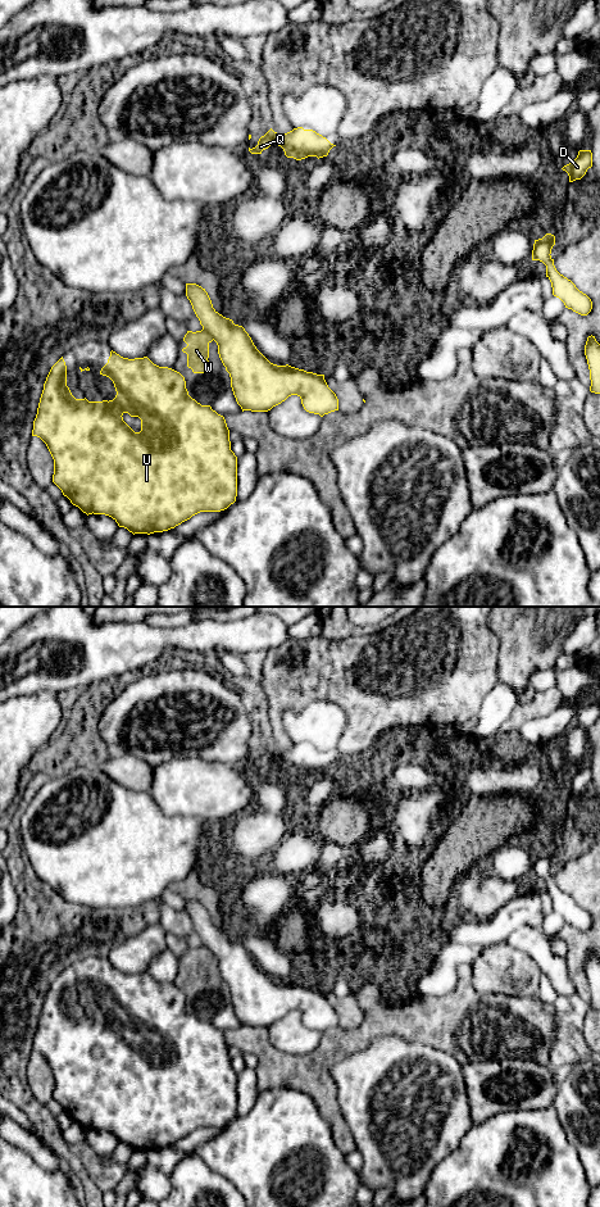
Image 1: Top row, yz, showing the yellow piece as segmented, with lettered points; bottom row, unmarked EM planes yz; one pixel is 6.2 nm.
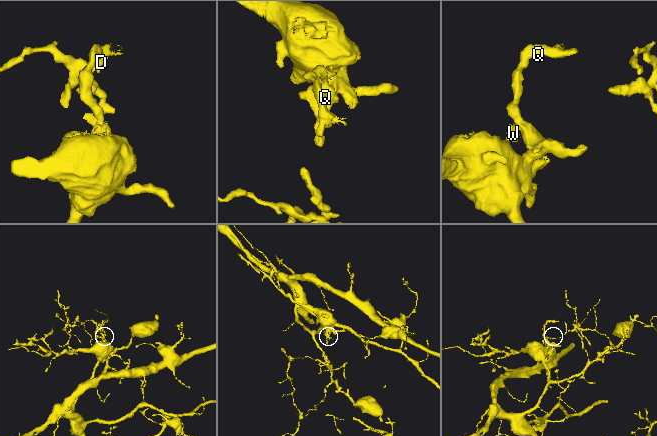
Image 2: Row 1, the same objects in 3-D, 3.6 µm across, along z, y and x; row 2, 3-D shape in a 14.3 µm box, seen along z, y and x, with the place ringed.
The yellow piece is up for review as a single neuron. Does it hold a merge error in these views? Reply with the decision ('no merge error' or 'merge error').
merge error

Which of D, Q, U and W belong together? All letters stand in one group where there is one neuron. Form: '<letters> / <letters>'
D Q U / W

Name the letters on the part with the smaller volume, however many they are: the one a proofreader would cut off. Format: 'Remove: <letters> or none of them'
Remove: W

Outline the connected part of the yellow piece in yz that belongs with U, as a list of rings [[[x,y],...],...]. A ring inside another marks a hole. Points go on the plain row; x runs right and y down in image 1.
[[[112,966],[100,990],[113,997],[115,1013],[109,1017],[76,1015],[67,1002],[67,981],[62,972],[46,993],[33,1036],[32,1052],[46,1059],[54,1075],[53,1098],[73,1121],[87,1131],[109,1131],[133,1151],[150,1151],[174,1144],[200,1127],[224,1126],[236,1117],[237,1072],[231,1066],[226,1035],[188,1011],[179,988],[159,983],[147,972],[128,975]],[[124,1029],[141,1035],[140,1048],[123,1036]]]

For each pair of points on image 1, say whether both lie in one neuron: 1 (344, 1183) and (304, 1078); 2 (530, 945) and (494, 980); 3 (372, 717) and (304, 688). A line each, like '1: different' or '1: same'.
1: different
2: different
3: same

